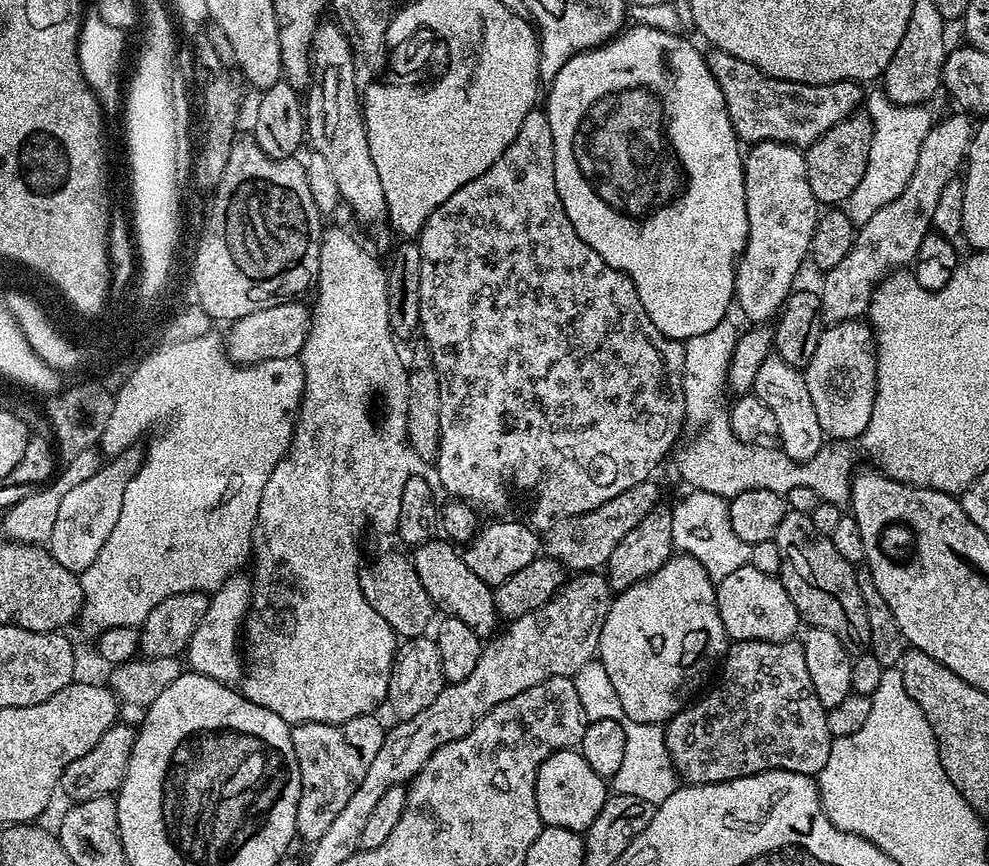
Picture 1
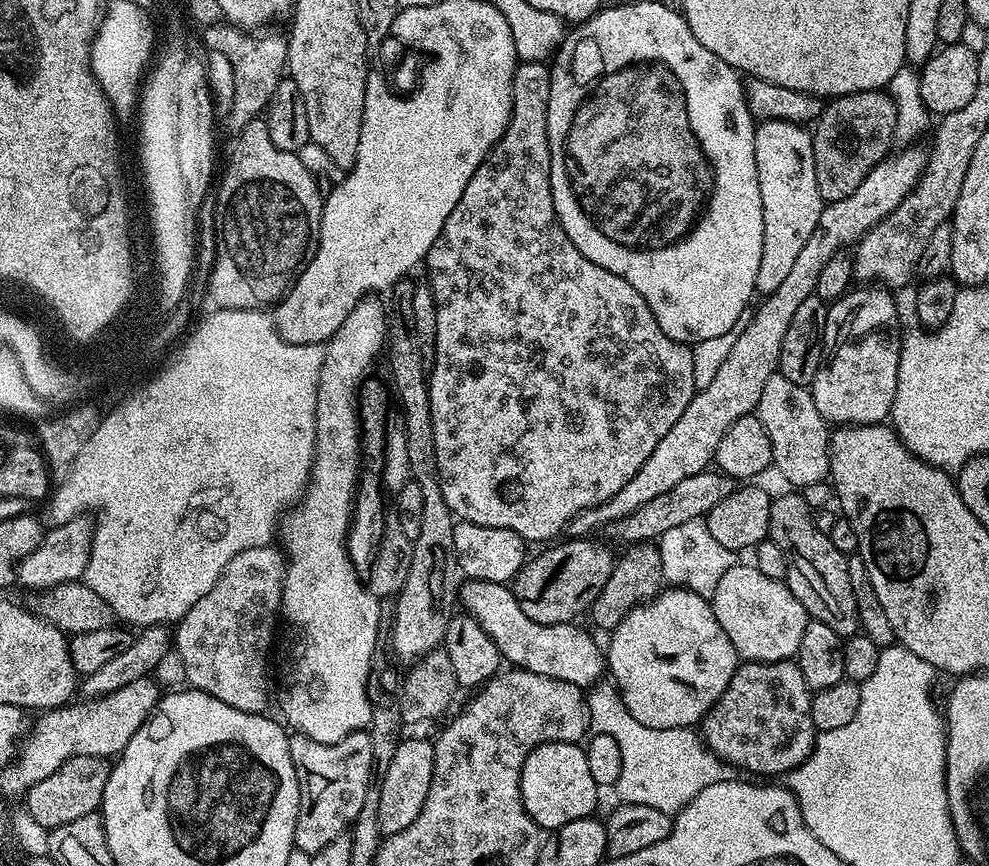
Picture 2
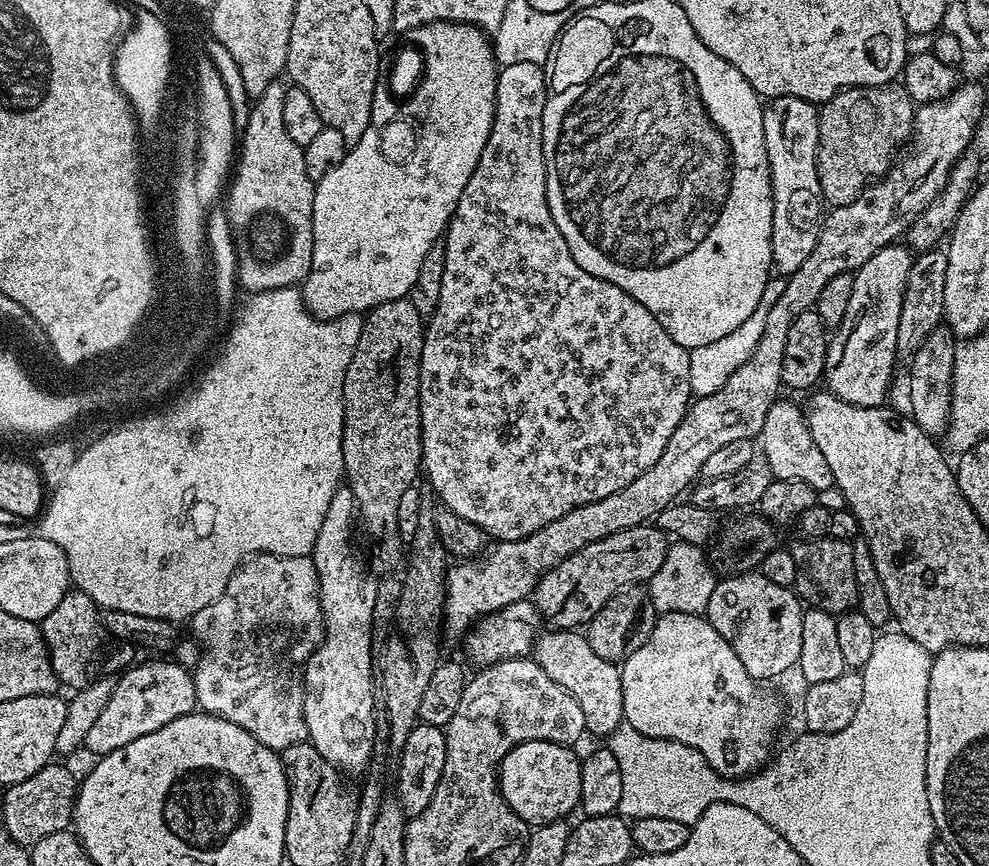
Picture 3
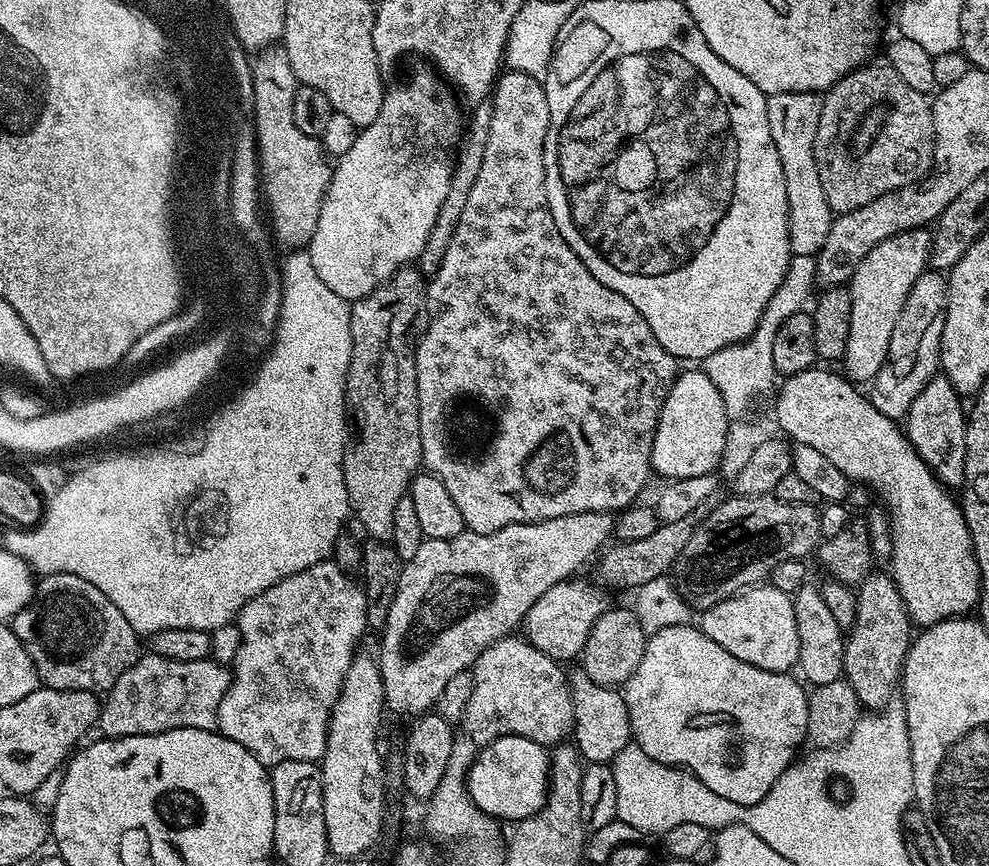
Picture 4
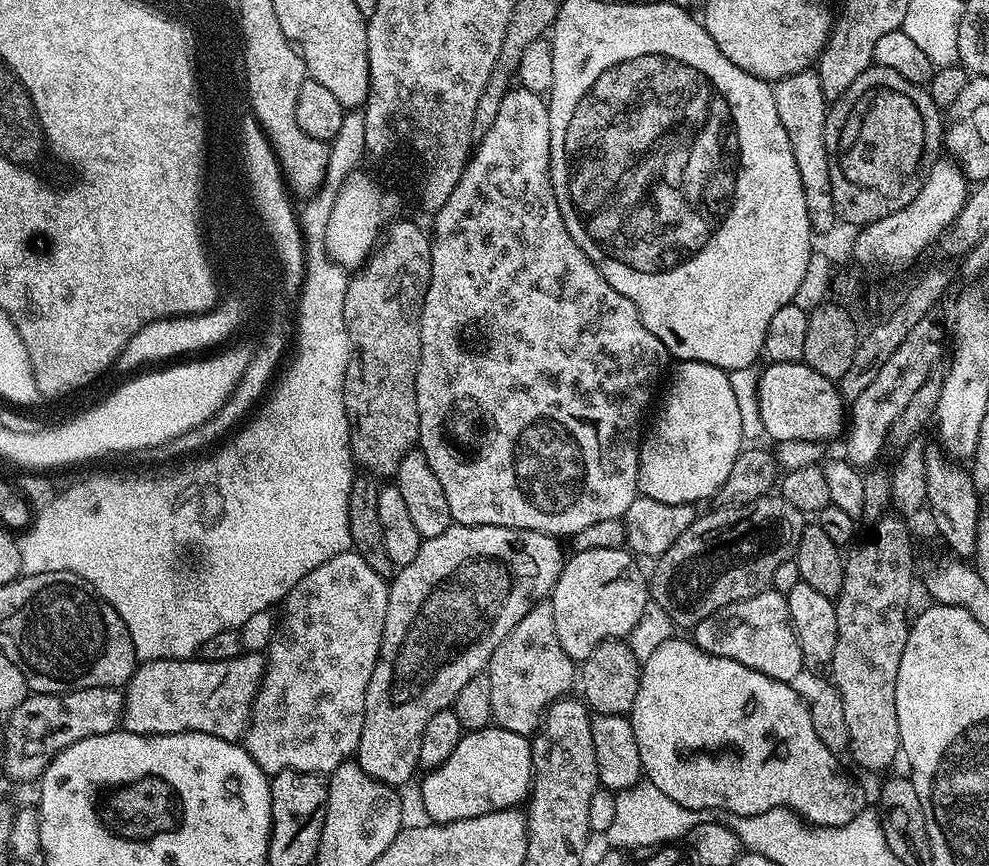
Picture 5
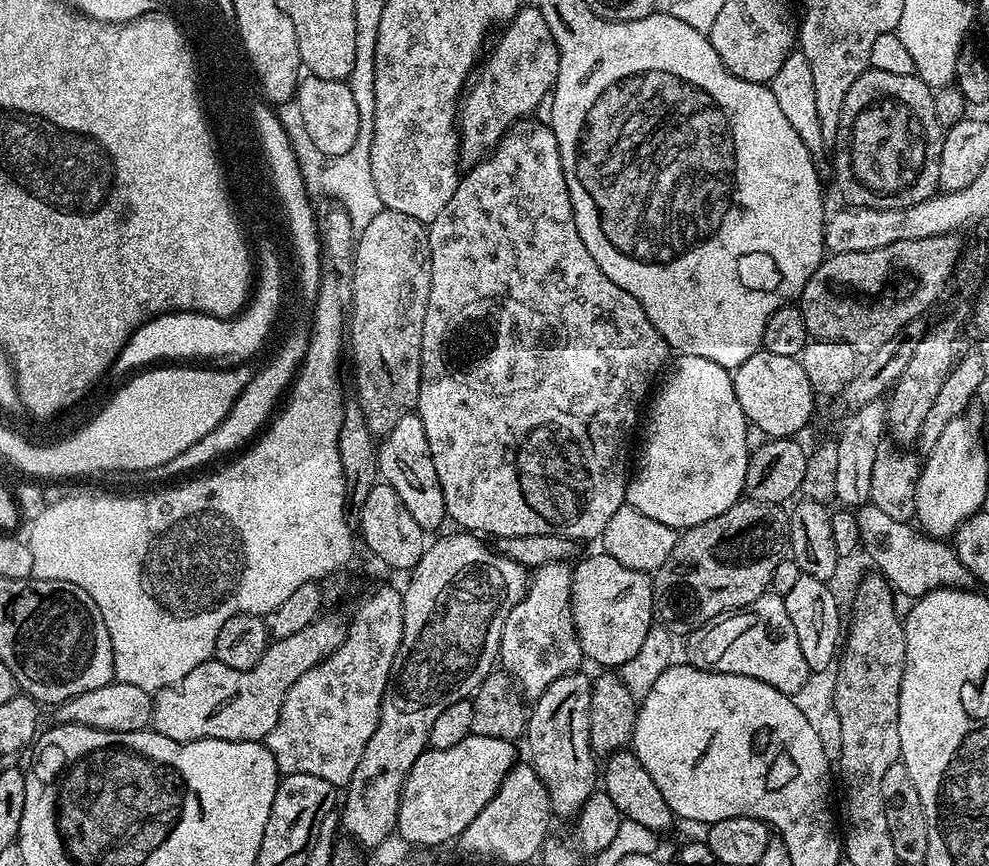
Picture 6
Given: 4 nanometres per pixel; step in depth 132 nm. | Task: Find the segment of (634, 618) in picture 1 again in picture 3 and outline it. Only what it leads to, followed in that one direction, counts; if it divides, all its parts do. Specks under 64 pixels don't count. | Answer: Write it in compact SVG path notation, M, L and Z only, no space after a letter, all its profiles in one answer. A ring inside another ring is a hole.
M663 613L650 638L620 664L620 677L624 723L638 730L638 734L682 742L698 750L720 776L750 776L760 771L773 755L772 743L784 724L784 704L768 689L771 687L746 674L746 666L734 654L734 646L703 615Z

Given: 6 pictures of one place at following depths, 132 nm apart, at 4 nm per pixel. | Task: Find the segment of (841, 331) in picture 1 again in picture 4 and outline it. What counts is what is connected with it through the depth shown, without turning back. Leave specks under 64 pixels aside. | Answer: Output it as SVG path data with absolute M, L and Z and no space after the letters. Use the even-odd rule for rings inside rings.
M927 227L911 228L878 242L854 270L850 281L850 339L842 357L847 379L870 382L882 370L882 362L886 362L890 350L890 334L894 334L894 322L902 314L910 286L929 267L931 250L932 232Z

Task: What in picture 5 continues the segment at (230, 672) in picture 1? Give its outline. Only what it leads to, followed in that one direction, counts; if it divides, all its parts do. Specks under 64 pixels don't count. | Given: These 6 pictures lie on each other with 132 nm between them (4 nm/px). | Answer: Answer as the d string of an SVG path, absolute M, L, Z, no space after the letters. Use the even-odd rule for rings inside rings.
M354 550L322 562L282 601L284 621L268 638L264 676L252 703L252 718L242 737L244 749L258 762L263 772L275 774L294 770L330 774L338 766L355 757L362 738L362 722L366 710L366 686L378 658L382 627L388 608L389 581L370 566Z

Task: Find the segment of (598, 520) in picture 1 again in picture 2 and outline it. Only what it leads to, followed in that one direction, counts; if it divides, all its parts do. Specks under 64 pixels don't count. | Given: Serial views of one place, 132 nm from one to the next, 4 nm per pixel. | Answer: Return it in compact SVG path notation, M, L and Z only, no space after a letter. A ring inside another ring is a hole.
M719 470L699 472L694 474L694 478L685 478L684 481L678 482L678 486L674 486L671 490L666 490L666 494L658 494L658 498L653 498L651 502L646 502L646 506L634 510L634 514L630 514L626 518L618 518L612 524L607 525L606 532L609 532L614 539L621 540L621 545L624 546L659 541L660 536L666 534L666 530L674 530L674 526L682 526L682 522L707 517L708 512L714 510L714 506L718 506L718 502L722 502L722 498L726 498L730 493L736 491L737 487L737 481L730 476L725 476Z

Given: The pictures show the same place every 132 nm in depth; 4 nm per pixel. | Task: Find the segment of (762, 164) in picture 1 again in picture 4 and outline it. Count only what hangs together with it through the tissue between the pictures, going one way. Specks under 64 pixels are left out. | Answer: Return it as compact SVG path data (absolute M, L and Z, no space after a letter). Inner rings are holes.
M787 92L768 97L770 134L774 134L774 146L778 146L778 159L782 162L782 174L786 174L786 196L788 198L788 225L793 256L815 256L830 234L834 219L832 208L826 202L822 181L818 178L818 166L814 162L814 134L818 134L818 118L822 114L823 99L814 92Z

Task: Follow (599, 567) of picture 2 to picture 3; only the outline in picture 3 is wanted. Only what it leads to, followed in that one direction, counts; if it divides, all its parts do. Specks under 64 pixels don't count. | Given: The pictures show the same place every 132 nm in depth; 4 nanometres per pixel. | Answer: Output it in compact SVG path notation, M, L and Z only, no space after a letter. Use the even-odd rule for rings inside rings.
M654 524L628 527L616 534L607 535L598 542L588 543L582 550L568 555L562 562L551 568L536 584L532 600L536 608L541 612L543 619L553 623L553 627L560 630L574 630L592 620L594 614L606 604L606 602L621 589L630 585L638 586L647 583L654 574L661 569L665 562L670 543L667 533L661 531Z

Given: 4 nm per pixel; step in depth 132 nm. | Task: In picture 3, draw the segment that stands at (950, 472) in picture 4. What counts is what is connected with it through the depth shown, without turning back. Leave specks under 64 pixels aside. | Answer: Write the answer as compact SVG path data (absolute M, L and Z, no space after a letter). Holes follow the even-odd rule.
M941 326L926 337L922 346L910 358L912 364L908 368L908 404L912 420L923 432L929 434L947 433L948 421L952 419L952 375L954 374L955 354L958 347L957 337L953 336L951 328Z

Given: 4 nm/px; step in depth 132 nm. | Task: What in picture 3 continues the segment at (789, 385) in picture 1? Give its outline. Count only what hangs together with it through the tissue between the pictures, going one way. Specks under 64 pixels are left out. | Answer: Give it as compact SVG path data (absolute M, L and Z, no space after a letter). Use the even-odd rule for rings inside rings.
M777 398L770 406L770 414L766 414L766 422L762 422L762 430L758 437L762 458L770 466L773 477L794 478L798 482L806 482L806 486L815 488L817 492L826 490L834 484L830 474L830 466L826 466L826 458L822 458L822 450L814 438L810 438L810 426L803 407L800 408L792 400Z

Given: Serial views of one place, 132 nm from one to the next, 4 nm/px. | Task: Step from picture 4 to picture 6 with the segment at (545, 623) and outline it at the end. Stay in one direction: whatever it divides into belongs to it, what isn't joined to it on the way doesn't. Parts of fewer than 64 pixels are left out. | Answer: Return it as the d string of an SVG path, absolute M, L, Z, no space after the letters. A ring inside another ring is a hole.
M603 550L597 552L597 556L585 555L579 561L581 564L573 567L572 617L585 657L601 664L601 669L616 670L619 664L628 664L645 651L646 634L654 627L652 576L622 566L618 558Z

